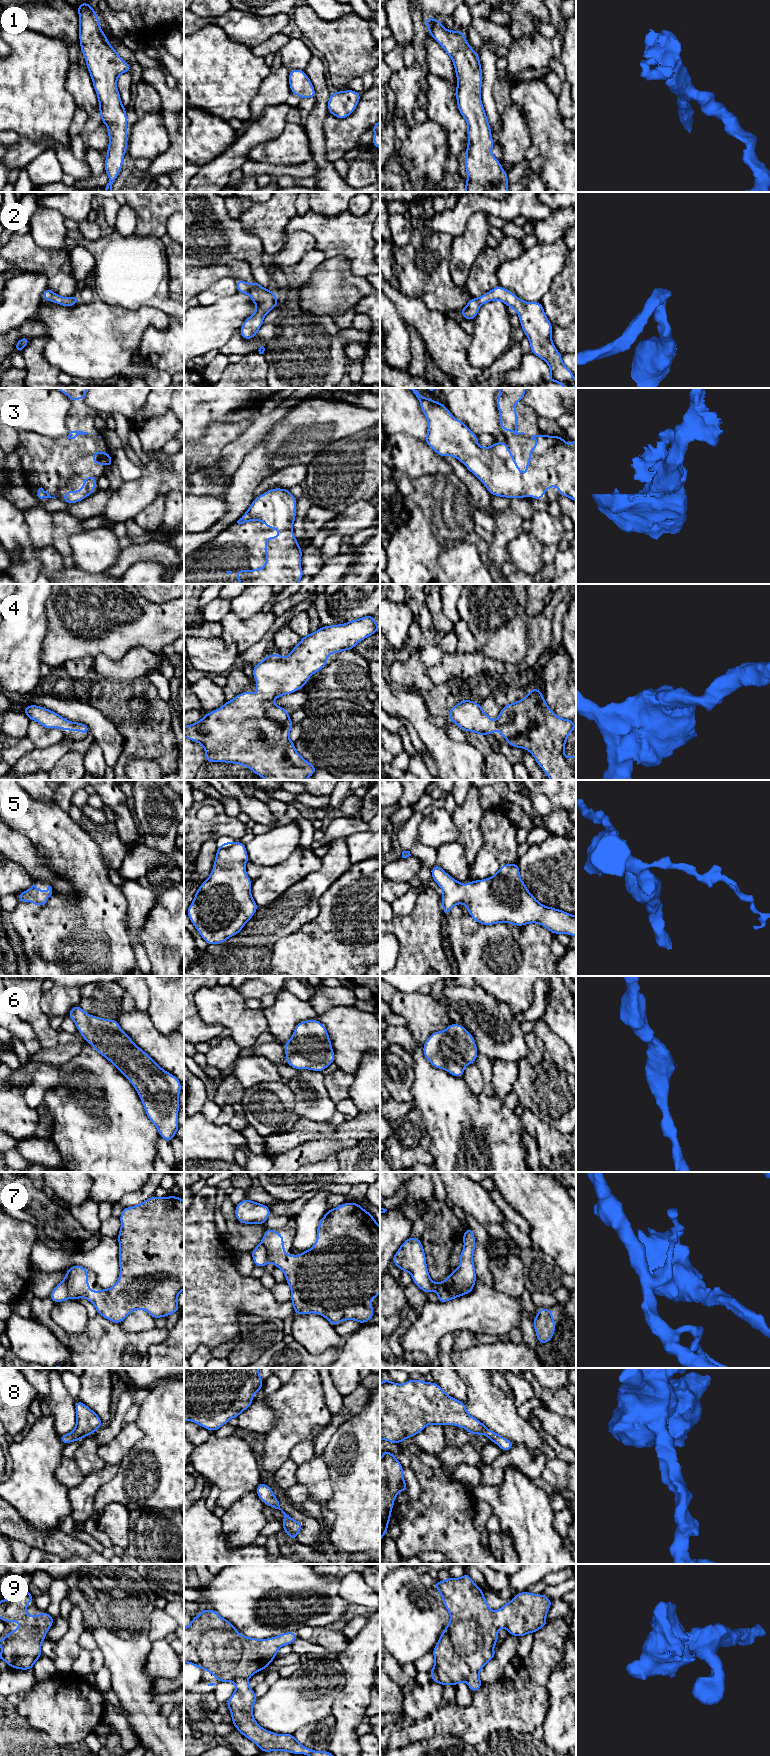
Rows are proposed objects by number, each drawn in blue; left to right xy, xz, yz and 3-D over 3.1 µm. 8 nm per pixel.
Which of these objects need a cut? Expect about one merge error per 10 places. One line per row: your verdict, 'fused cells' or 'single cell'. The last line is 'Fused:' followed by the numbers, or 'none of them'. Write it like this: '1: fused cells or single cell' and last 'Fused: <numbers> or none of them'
1: single cell
2: single cell
3: single cell
4: single cell
5: single cell
6: single cell
7: fused cells
8: single cell
9: single cell
Fused: 7

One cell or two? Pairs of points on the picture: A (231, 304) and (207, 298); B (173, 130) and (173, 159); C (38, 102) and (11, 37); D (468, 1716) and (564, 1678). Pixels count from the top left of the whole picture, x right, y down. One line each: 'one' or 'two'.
A: two
B: one
C: one
D: two

